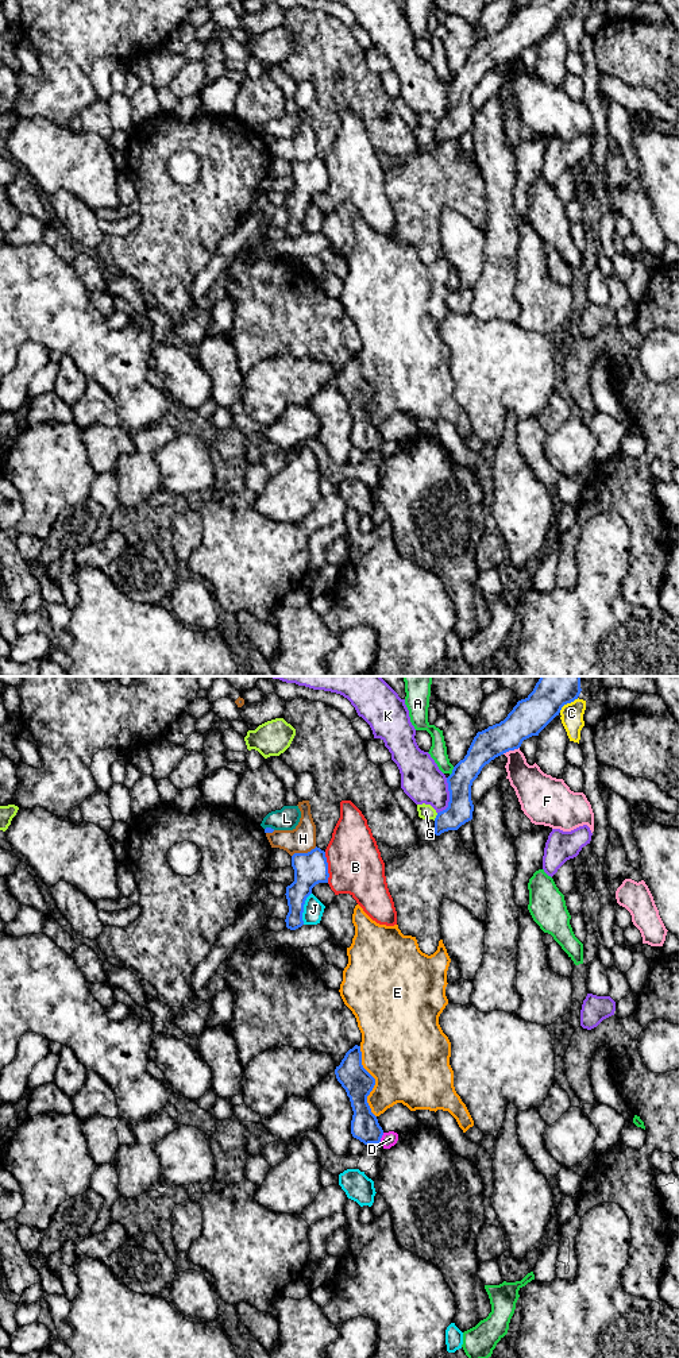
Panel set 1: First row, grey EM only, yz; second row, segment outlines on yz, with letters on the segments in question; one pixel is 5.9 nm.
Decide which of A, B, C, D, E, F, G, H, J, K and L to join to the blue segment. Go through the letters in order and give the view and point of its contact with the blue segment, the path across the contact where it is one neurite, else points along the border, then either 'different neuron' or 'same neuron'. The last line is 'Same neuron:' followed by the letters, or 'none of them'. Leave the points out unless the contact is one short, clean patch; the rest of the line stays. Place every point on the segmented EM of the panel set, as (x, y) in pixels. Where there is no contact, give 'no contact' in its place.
A: yz (452, 771) | along yz (454, 767), (450, 775) | different neuron
B: yz (327, 867) | different neuron
C: yz (567, 702) | along yz (578, 698), (567, 702), (559, 712) | different neuron
D: yz (381, 1137) | across yz (365, 1126), (381, 1137), (390, 1138) | same neuron
E: yz (374, 1081) | different neuron
F: yz (510, 749) | different neuron
G: yz (436, 817) | along yz (438, 813), (433, 820) | different neuron
H: yz (304, 853) | different neuron
J: yz (303, 909) | along yz (311, 892), (304, 905), (303, 924) | different neuron
K: yz (450, 797) | different neuron
L: yz (270, 828) | along yz (265, 828), (274, 829) | different neuron
Same neuron: D

